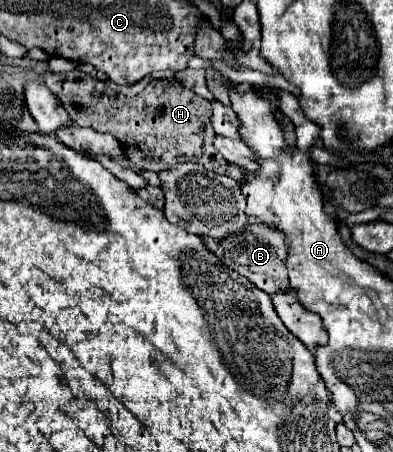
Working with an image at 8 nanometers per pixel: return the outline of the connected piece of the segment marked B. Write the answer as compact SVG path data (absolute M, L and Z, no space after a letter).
M249 225L243 231L237 233L229 233L223 239L213 239L213 237L205 237L201 235L205 247L217 255L217 259L235 269L239 275L247 277L255 287L263 289L265 293L275 293L279 289L287 289L289 281L287 281L287 273L285 273L285 241L281 237L281 233L277 233L275 229L269 229L265 225Z

